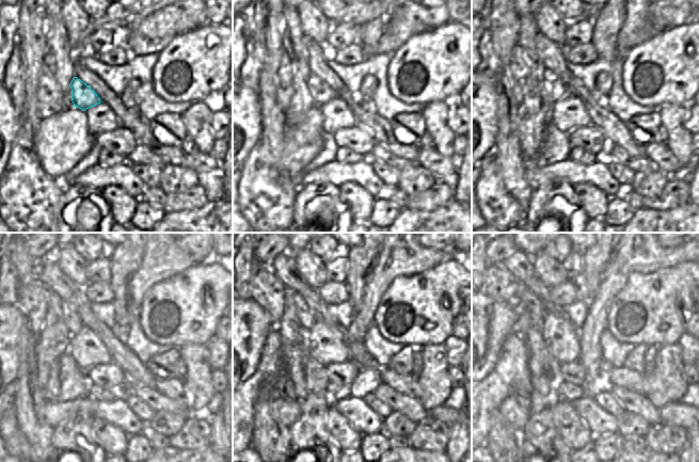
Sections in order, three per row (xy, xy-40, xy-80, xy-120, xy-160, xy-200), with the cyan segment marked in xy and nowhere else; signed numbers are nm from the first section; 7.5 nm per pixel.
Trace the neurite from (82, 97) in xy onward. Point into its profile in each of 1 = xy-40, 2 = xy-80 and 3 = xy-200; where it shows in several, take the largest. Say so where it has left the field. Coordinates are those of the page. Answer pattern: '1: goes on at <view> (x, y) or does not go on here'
1: goes on at xy-40 (321, 93)
2: goes on at xy-80 (556, 89)
3: goes on at xy-200 (529, 303)

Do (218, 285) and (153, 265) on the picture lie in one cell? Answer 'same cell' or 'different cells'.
different cells

